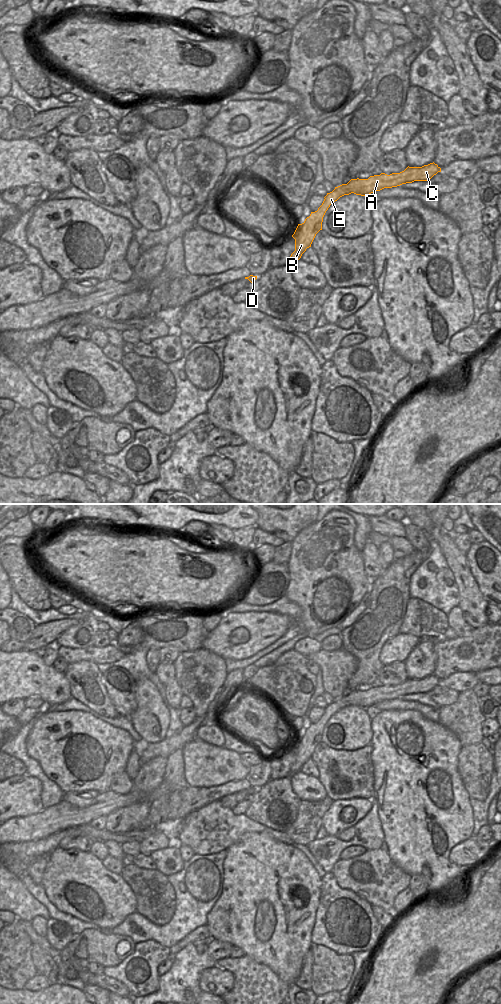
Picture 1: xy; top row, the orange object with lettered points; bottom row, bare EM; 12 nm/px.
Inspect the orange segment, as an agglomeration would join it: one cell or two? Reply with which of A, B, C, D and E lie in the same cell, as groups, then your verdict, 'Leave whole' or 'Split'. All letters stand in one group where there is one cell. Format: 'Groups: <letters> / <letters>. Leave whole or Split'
Groups: A B C D E. Leave whole.

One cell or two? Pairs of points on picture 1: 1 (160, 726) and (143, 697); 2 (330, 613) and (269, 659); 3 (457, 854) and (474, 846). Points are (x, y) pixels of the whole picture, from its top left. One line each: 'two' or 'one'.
1: one
2: two
3: one

